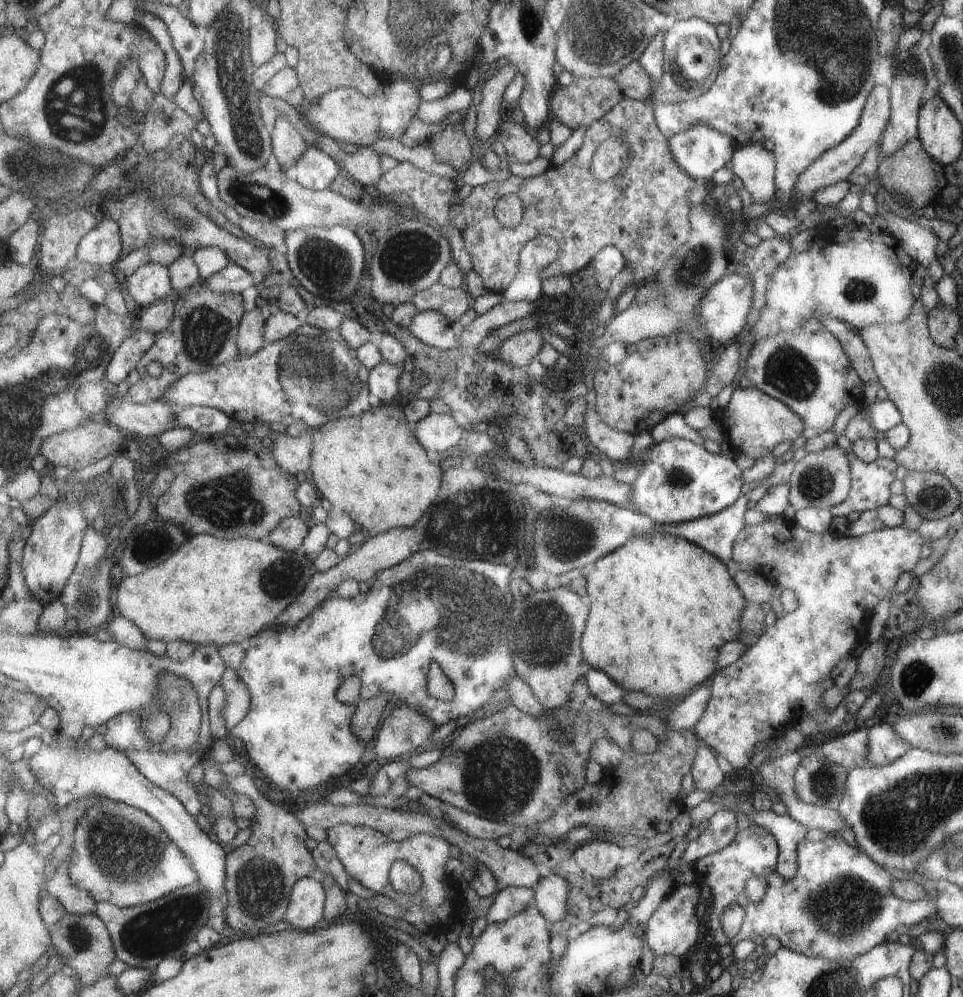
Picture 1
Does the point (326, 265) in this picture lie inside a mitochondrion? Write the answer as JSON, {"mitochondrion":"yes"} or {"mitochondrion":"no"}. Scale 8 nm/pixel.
{"mitochondrion":"yes"}

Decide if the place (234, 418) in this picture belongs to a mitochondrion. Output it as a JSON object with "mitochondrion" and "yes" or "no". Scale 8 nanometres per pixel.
{"mitochondrion":"no"}

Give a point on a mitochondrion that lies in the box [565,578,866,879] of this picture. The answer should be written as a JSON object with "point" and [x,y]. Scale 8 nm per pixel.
{"point":[824,783]}

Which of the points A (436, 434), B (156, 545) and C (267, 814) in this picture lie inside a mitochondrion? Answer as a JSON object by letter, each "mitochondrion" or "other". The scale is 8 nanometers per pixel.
{"A":"other","B":"mitochondrion","C":"other"}

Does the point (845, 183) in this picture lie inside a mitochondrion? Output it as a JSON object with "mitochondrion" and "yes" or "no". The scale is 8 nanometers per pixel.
{"mitochondrion":"no"}

